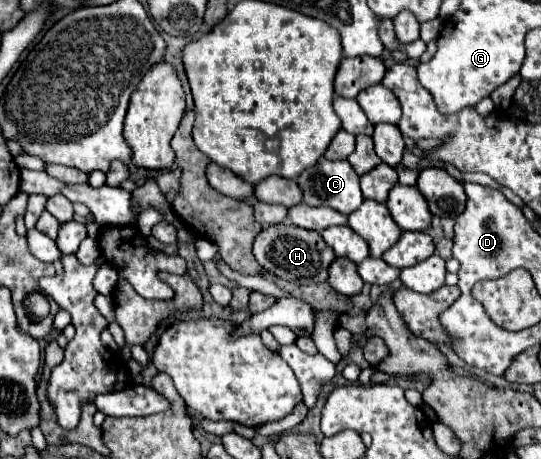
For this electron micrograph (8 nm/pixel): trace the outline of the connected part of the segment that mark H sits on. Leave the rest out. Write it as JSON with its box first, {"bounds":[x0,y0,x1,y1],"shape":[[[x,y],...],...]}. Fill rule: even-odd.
{"bounds":[254,221,334,285],"shape":[[[288,221],[262,229],[254,239],[254,257],[264,271],[292,283],[312,285],[328,279],[328,265],[334,261],[334,251],[324,243],[320,233],[296,227]]]}

